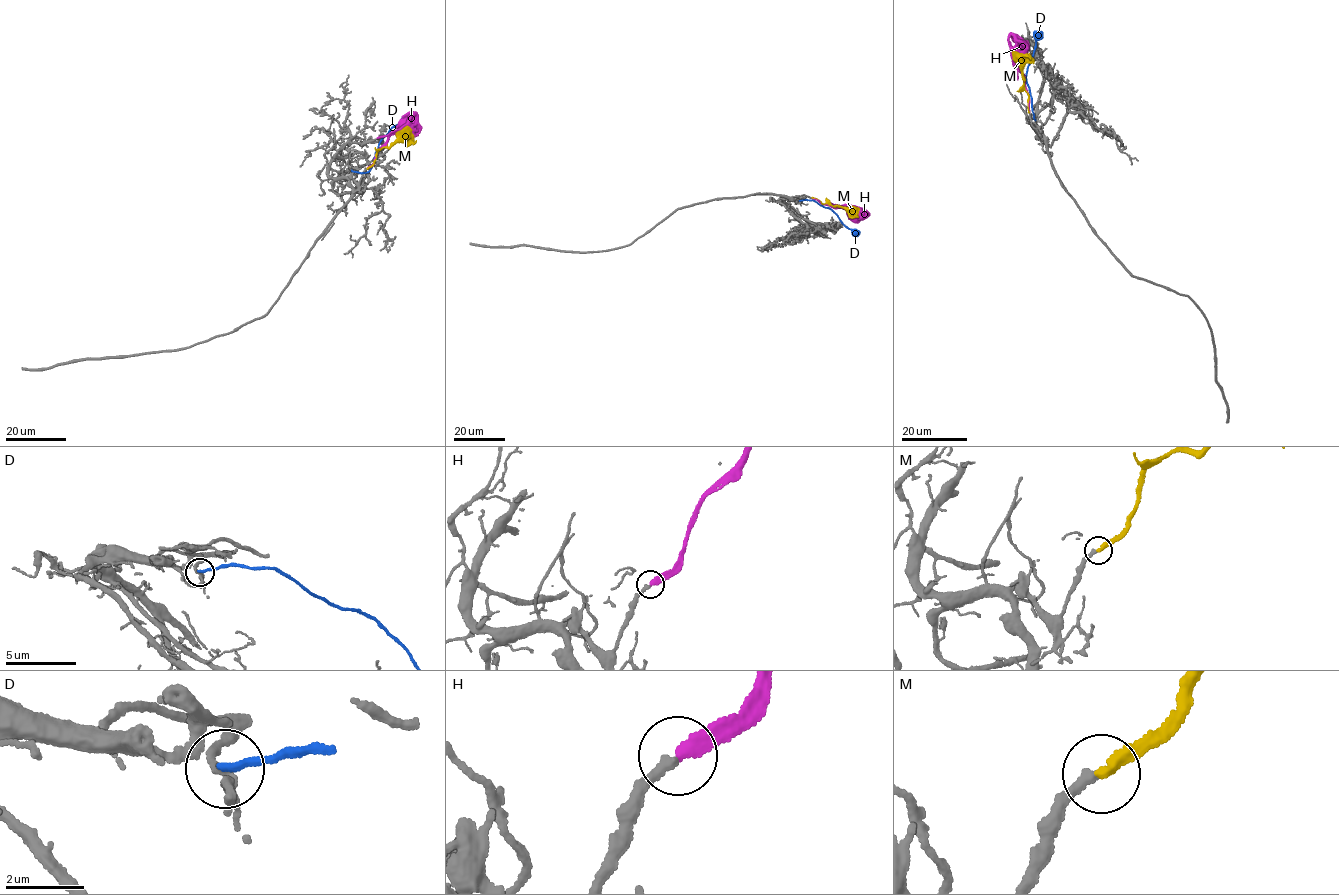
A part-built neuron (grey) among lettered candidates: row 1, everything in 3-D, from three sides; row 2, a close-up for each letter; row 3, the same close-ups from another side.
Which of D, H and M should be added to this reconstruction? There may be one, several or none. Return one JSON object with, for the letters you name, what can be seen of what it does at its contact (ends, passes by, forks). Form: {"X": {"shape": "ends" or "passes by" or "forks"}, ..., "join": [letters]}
{"M": {"shape": "ends"}, "join": ["M"]}

